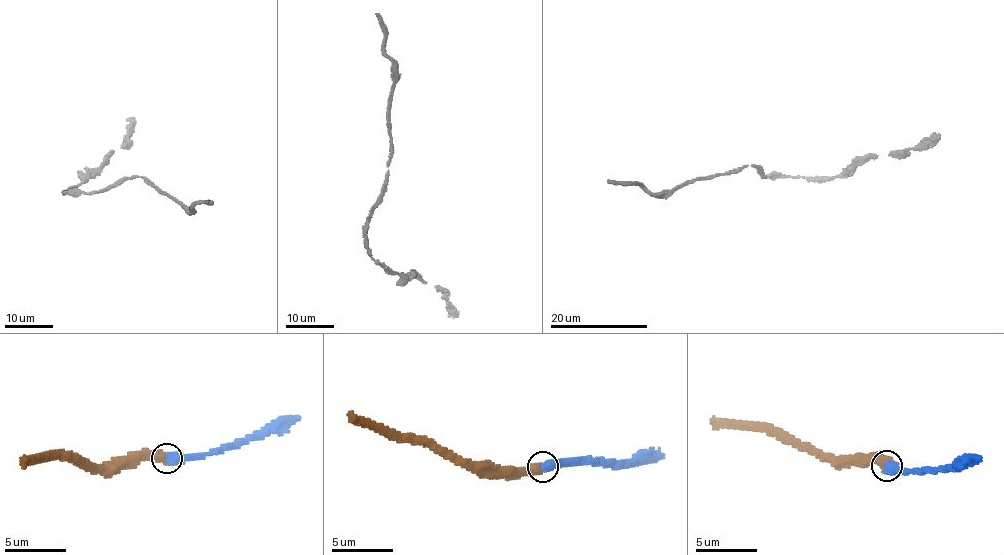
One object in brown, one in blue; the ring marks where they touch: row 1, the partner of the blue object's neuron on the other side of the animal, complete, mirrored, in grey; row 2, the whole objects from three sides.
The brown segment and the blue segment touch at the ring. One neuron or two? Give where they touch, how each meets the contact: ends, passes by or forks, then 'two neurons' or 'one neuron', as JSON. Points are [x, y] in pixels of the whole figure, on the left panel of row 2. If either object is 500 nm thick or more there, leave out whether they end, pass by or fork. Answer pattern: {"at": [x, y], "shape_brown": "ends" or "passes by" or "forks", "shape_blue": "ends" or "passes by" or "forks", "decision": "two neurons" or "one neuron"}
{"at": [166, 458], "decision": "one neuron"}

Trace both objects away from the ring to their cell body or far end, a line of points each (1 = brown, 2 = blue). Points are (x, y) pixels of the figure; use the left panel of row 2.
1: (167, 457), (86, 470), (76, 456), (53, 456), (29, 463), (26, 459)
2: (167, 457), (239, 447), (288, 426), (297, 416)

